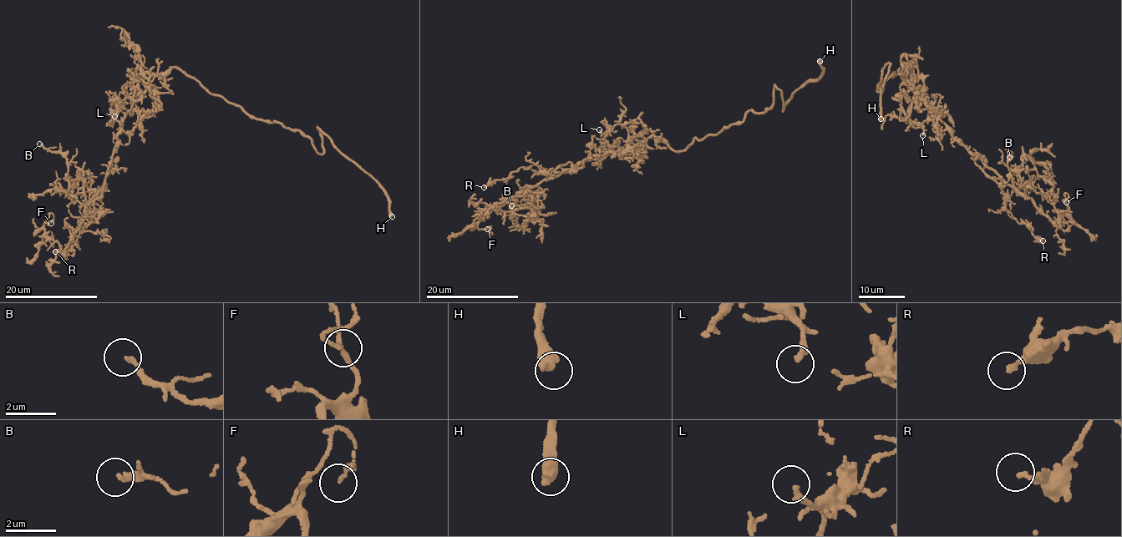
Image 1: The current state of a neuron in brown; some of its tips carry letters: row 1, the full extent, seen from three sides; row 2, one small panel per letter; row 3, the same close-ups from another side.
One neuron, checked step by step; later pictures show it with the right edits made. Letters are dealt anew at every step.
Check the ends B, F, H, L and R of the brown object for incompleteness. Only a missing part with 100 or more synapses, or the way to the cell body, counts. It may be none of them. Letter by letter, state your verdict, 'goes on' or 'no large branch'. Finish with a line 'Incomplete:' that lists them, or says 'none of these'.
B: no large branch
F: no large branch
H: goes on
L: no large branch
R: no large branch
Incomplete: H

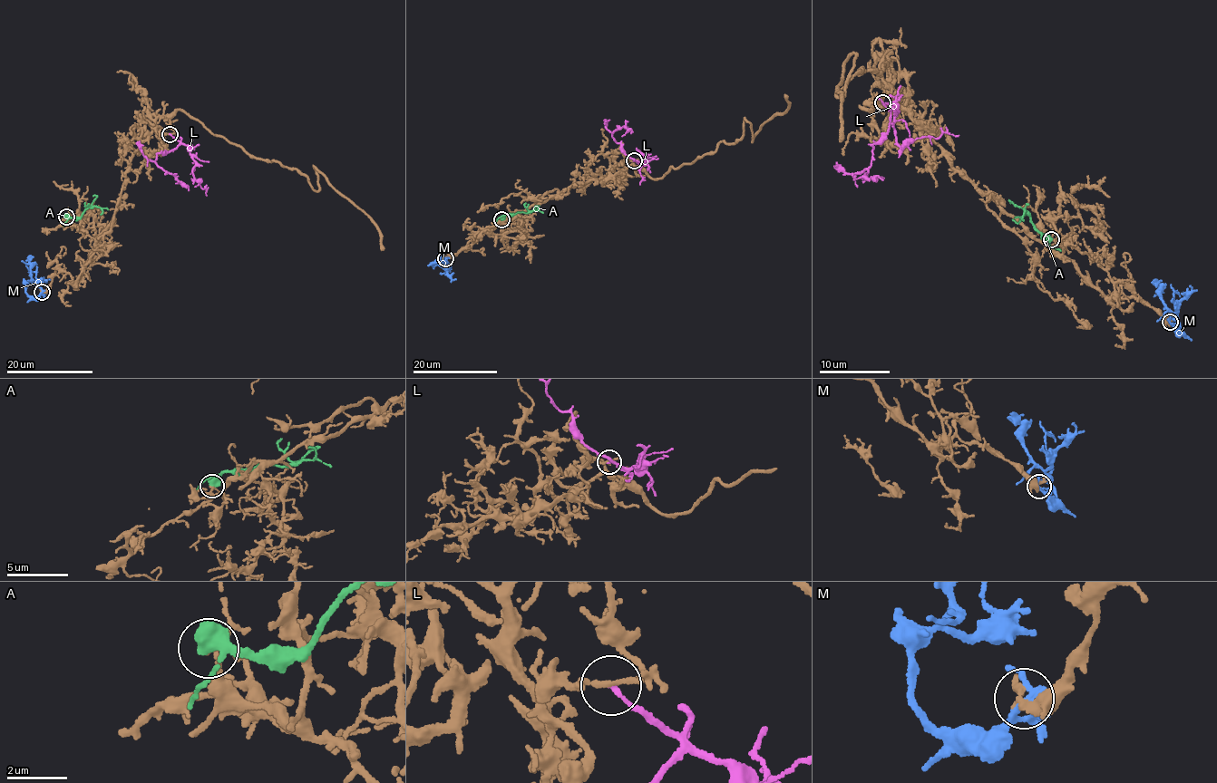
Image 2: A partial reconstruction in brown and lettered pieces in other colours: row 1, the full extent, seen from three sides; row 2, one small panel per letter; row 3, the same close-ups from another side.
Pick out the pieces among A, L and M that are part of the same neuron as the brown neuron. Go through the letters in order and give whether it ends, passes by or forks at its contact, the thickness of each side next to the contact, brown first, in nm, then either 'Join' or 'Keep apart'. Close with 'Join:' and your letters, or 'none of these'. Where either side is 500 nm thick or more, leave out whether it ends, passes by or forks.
A: It passes by. Thickness 120 nm (brown) against 440 nm. Keep apart
L: It ends there. Thickness 200 nm (brown) against 140 nm. Keep apart
M: It forks there. Thickness 420 nm (brown) against 190 nm. Keep apart
Join: none of these

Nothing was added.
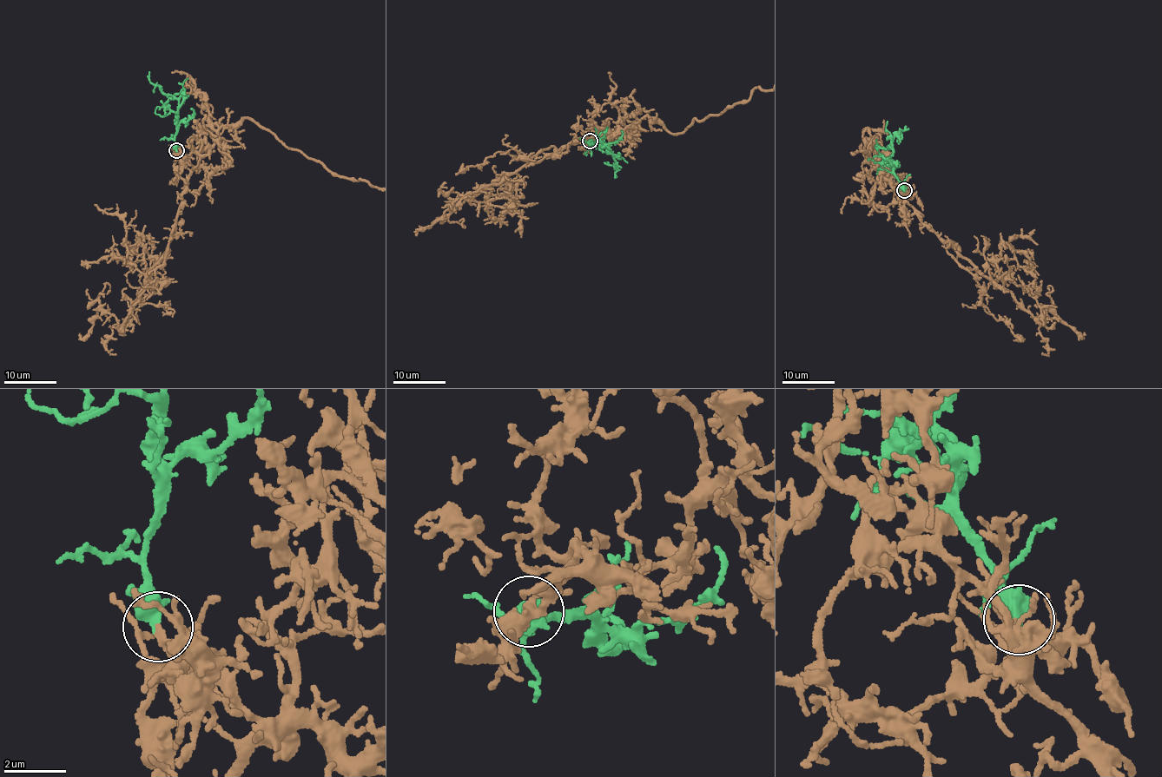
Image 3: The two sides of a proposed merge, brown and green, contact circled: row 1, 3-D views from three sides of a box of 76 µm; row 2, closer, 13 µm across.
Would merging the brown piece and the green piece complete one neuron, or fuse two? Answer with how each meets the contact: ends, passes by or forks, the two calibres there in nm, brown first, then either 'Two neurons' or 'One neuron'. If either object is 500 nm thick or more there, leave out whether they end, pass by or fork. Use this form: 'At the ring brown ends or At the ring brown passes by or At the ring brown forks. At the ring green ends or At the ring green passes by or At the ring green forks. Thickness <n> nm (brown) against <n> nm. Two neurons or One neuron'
Thickness 140 nm (brown) against 500 nm. One neuron

